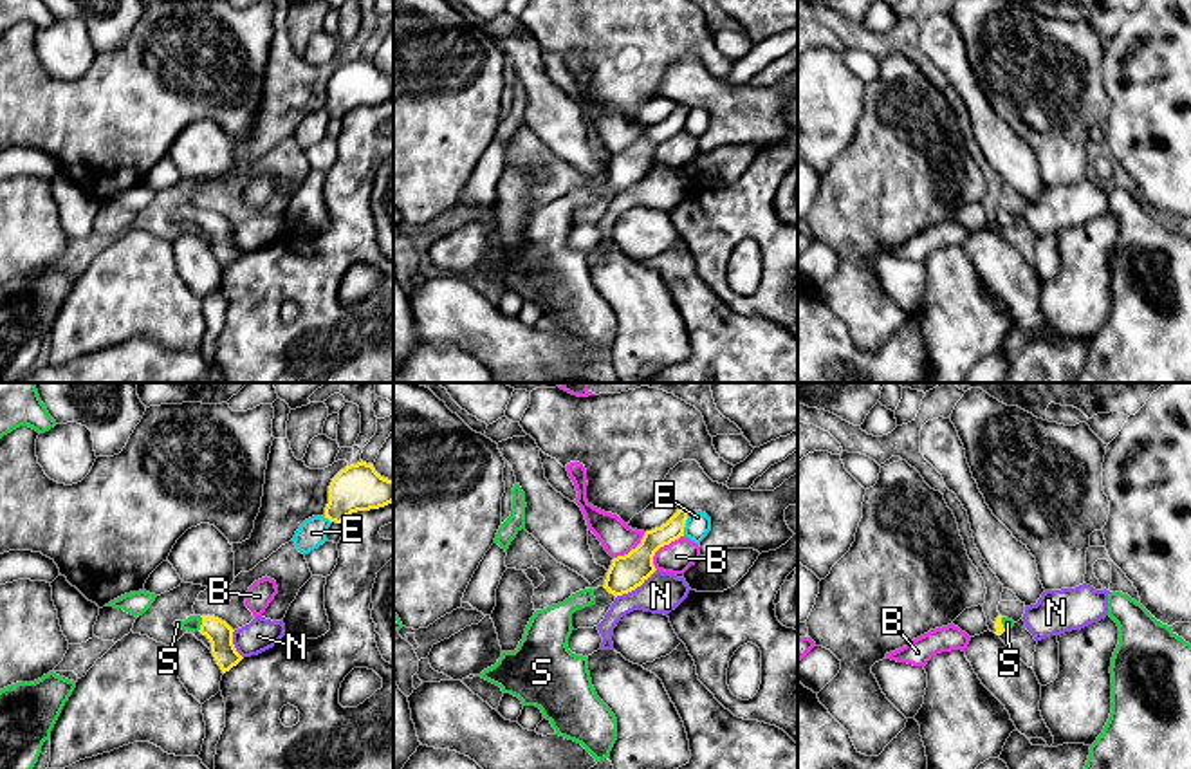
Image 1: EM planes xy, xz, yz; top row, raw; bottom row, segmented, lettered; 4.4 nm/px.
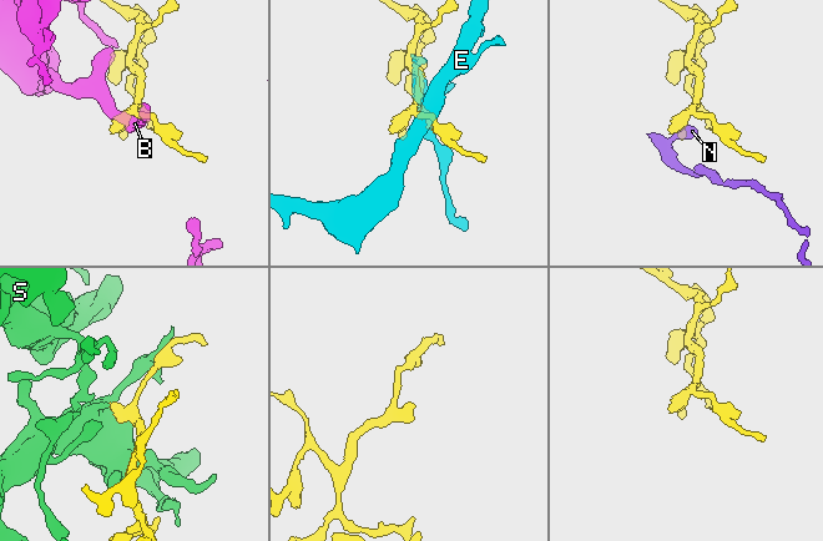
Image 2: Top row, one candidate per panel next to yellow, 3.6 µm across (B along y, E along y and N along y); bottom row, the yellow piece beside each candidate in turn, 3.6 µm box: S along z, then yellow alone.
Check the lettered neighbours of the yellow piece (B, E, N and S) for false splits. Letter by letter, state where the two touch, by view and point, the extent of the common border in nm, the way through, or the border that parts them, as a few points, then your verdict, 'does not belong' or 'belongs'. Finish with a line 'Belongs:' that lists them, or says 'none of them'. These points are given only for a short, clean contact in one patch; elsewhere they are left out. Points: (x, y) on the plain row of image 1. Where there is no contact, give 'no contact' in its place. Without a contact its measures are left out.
B: xz (661, 141) | 200 nm | does not belong
E: xz (684, 120) | 110 nm | does not belong
N: xz (636, 183) | 220 nm | along xz (655, 165), (639, 181), (616, 194) | does not belong
S: xy (201, 221) | 70 nm | across xy (219, 228), (201, 221), (192, 219) | belongs
Belongs: S

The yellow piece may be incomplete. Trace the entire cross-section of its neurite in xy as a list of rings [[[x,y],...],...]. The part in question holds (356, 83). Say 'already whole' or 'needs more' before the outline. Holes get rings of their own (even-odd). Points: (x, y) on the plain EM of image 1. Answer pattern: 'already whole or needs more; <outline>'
already whole; [[[357,58],[341,65],[328,81],[325,114],[343,119],[357,107],[379,105],[393,97],[393,76],[381,72],[374,60]]]

